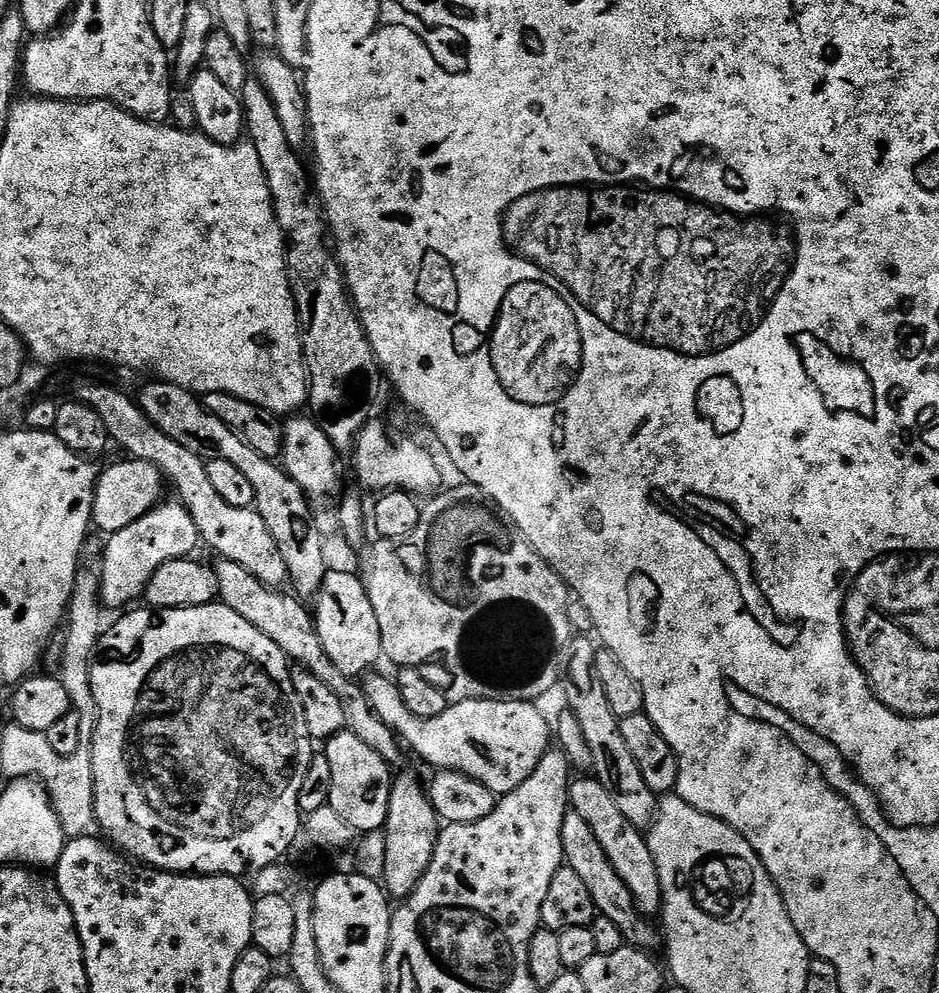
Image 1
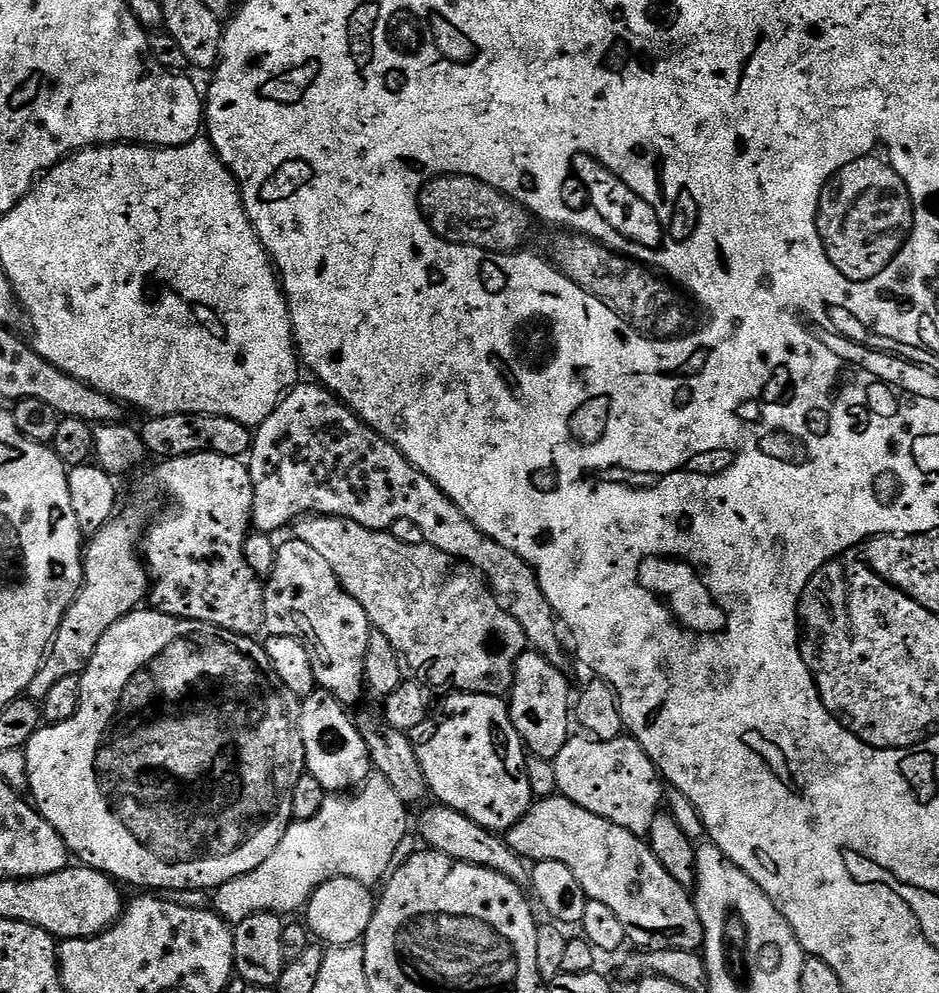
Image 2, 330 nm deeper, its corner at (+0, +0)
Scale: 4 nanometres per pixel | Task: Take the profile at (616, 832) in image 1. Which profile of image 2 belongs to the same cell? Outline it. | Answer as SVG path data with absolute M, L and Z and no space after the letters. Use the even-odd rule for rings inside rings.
M562 795L545 796L537 799L528 813L506 834L510 847L525 861L535 862L549 860L562 862L568 867L574 878L582 885L582 890L589 900L602 902L609 910L618 914L622 926L626 926L626 934L631 943L636 943L640 950L673 948L674 950L695 952L704 947L704 931L698 918L696 901L689 889L678 886L666 870L662 870L662 862L654 858L651 848L641 837L635 836L622 826L614 826L614 822L606 822L606 818L598 818L598 814L590 814L590 810L582 810L574 802Z

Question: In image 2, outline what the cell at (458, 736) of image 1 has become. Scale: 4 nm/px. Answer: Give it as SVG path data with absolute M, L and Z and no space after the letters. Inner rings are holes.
M459 690L453 691L453 693L453 696L446 697L437 708L435 705L434 711L429 715L427 720L422 722L422 726L418 726L410 734L414 754L417 755L418 762L421 764L422 774L425 775L427 791L432 796L433 794L436 795L435 799L443 804L444 807L458 810L478 826L487 828L489 832L507 834L528 813L529 808L534 803L534 797L530 790L530 782L527 781L527 770L525 768L526 749L524 743L520 741L520 736L517 734L515 726L512 725L512 716L508 712L507 703L501 697L487 696L486 694L478 694L477 692L462 692Z

